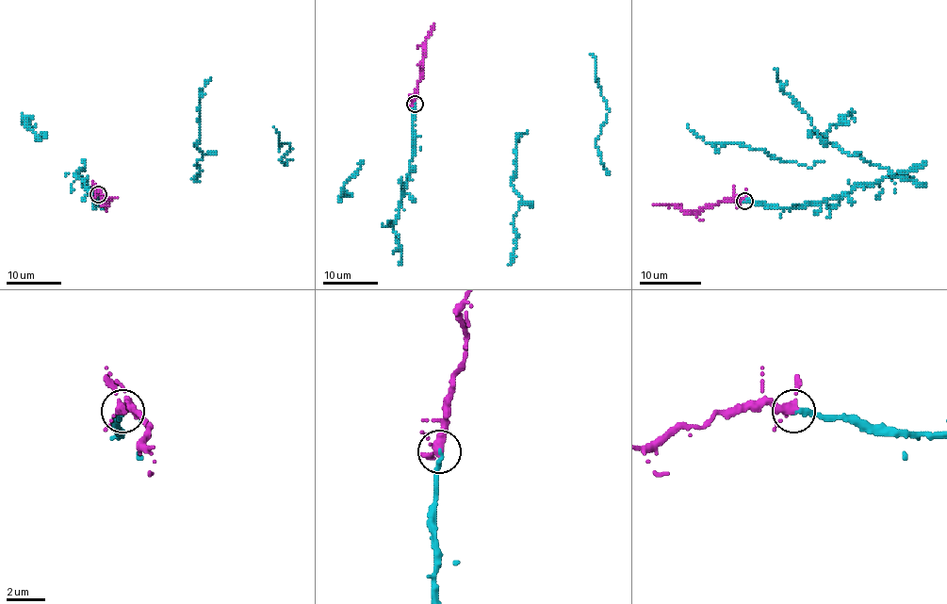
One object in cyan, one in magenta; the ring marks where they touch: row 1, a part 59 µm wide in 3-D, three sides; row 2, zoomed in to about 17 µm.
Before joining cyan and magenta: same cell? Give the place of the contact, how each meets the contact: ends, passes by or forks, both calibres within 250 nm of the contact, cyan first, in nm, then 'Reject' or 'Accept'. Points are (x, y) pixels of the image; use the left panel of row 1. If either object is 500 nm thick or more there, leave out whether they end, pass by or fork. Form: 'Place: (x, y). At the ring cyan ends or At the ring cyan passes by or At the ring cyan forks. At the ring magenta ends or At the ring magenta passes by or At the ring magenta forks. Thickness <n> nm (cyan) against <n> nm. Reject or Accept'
Place: (98, 194). At the ring cyan ends. At the ring magenta passes by. Thickness 280 nm (cyan) against 360 nm. Accept

